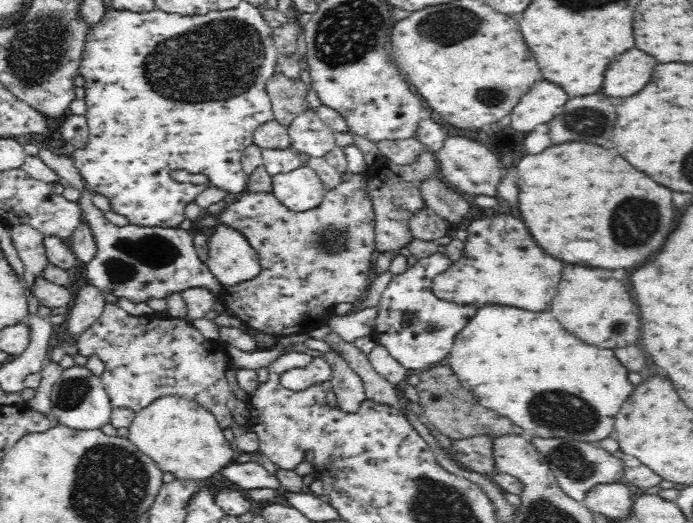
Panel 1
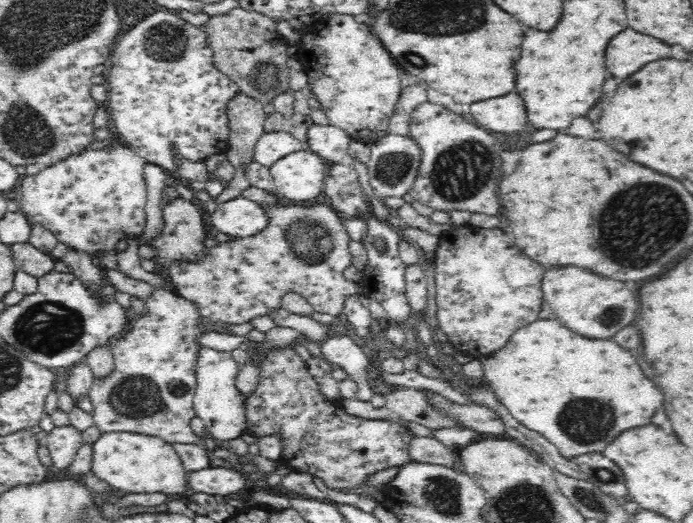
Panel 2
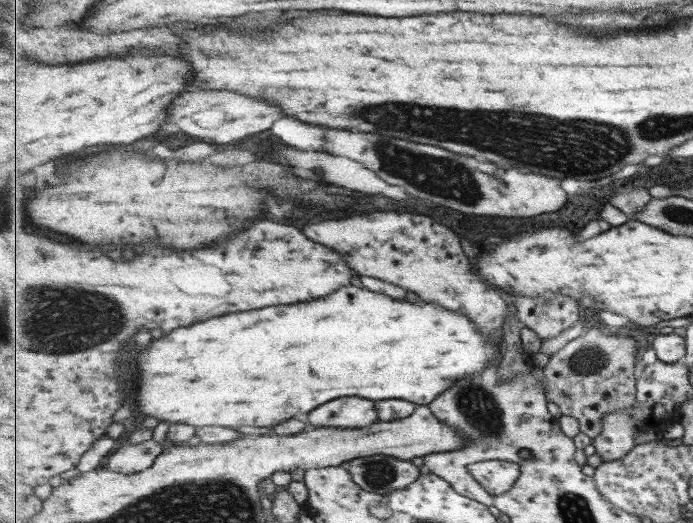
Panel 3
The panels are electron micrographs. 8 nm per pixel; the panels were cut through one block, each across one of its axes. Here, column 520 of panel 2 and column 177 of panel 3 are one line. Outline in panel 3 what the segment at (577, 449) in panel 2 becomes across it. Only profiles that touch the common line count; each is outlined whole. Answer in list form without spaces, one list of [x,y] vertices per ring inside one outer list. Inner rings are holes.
[[[341,288],[333,296],[321,298],[321,300],[311,300],[303,304],[291,304],[291,306],[273,306],[273,308],[263,308],[263,310],[253,310],[253,312],[239,312],[239,314],[229,314],[221,318],[207,320],[205,324],[193,324],[193,326],[179,327],[168,334],[151,342],[149,352],[147,350],[137,350],[137,370],[135,370],[135,384],[137,388],[133,390],[133,400],[139,406],[139,410],[145,416],[159,418],[160,422],[167,422],[169,426],[175,423],[192,424],[197,429],[205,426],[221,426],[227,428],[237,428],[237,426],[259,426],[259,428],[274,428],[278,424],[283,424],[286,420],[292,419],[301,414],[307,414],[315,408],[319,408],[325,402],[331,402],[335,398],[343,396],[365,396],[367,400],[389,400],[389,398],[401,398],[401,400],[411,400],[418,405],[428,405],[447,388],[453,386],[453,382],[467,378],[469,374],[479,374],[487,368],[487,364],[493,360],[497,354],[499,344],[489,344],[475,328],[475,324],[467,316],[459,316],[457,312],[447,312],[435,304],[411,304],[411,302],[399,302],[393,297],[381,292],[371,292],[369,288]]]

